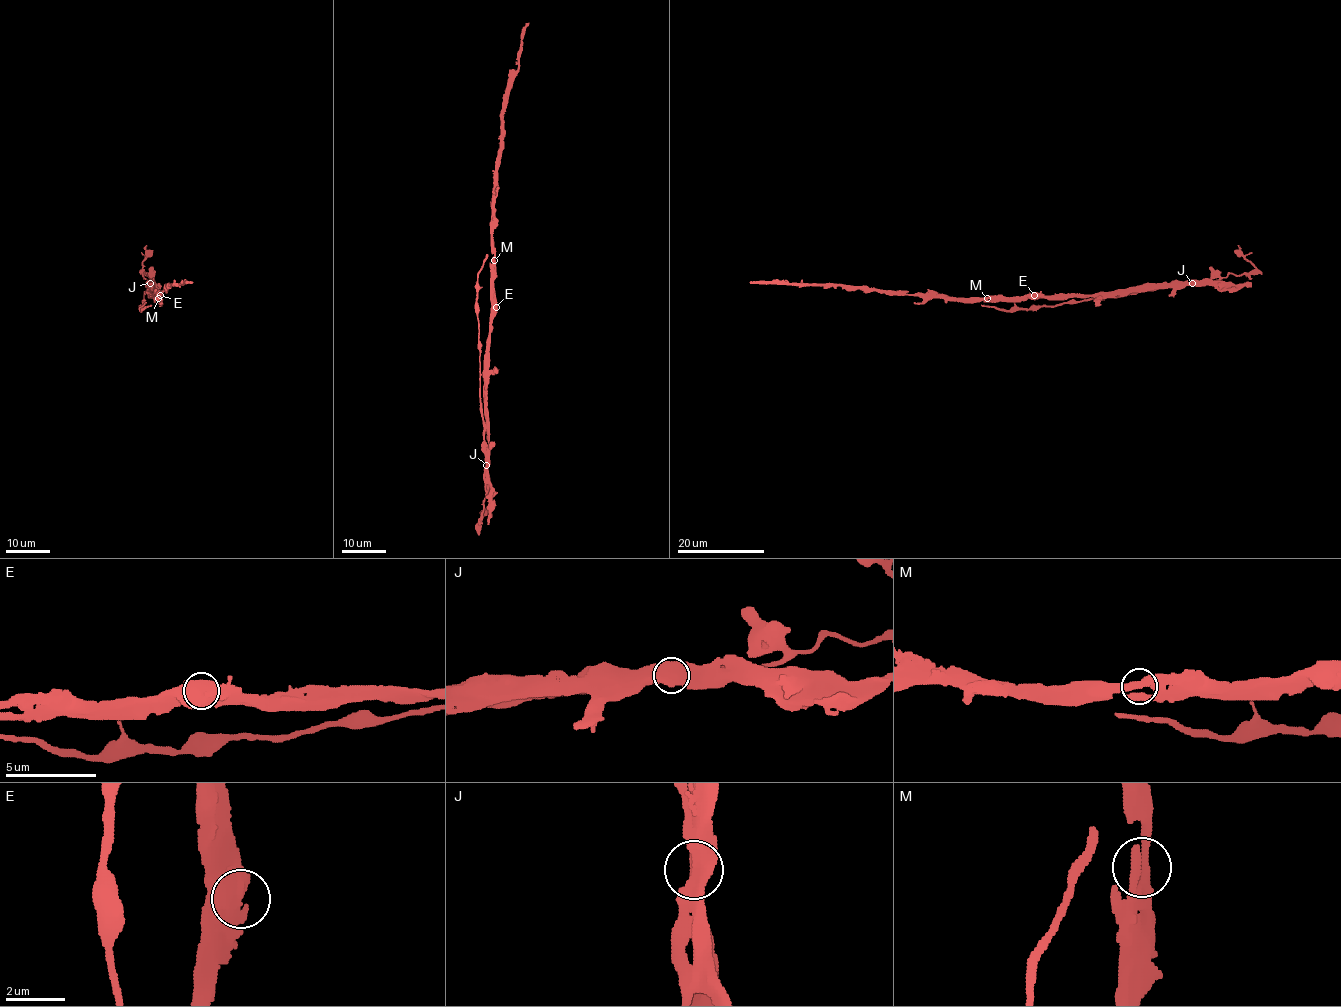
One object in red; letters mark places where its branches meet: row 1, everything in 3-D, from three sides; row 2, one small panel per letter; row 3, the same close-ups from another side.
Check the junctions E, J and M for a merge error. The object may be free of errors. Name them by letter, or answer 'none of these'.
J

